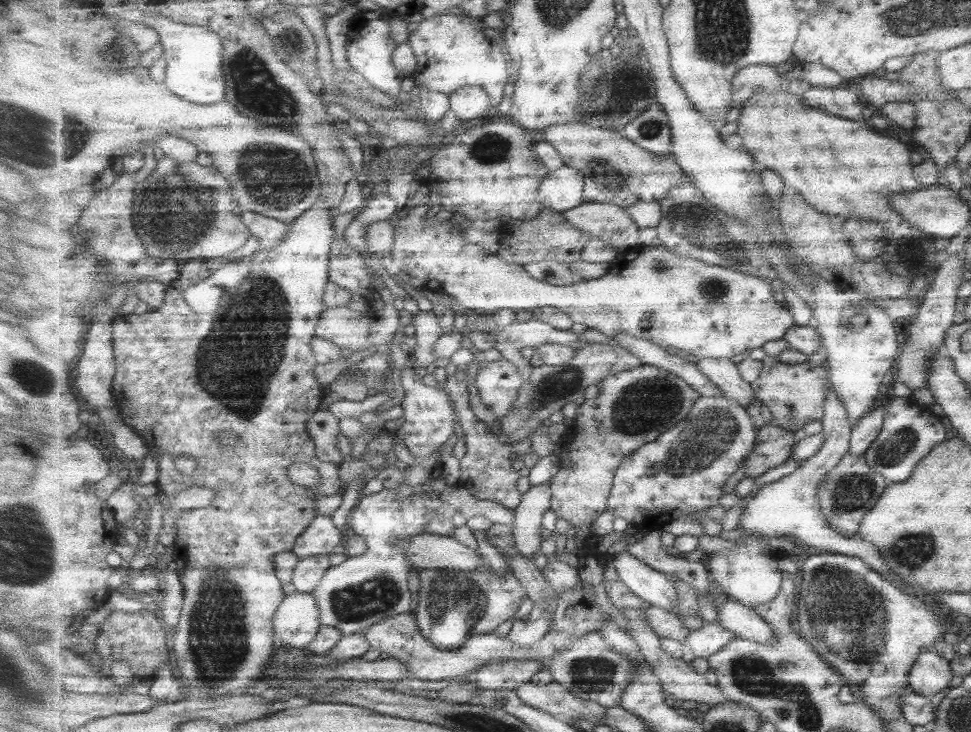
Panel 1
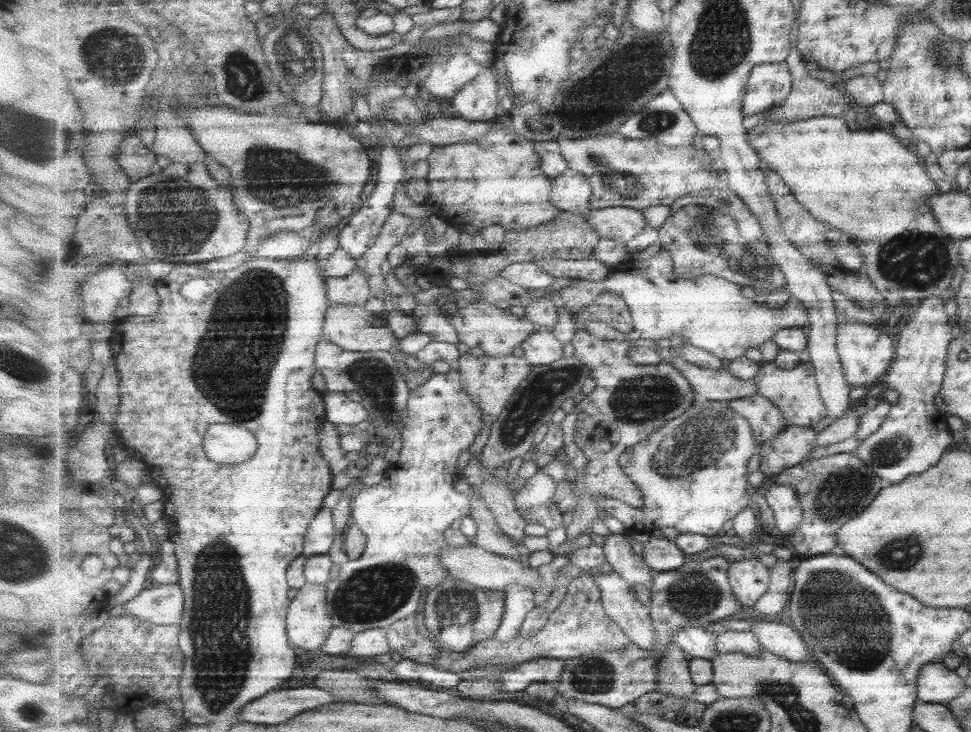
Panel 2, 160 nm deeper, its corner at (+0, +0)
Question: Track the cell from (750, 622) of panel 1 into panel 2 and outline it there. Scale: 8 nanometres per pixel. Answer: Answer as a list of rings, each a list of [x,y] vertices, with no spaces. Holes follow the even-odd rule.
[[[756,621],[750,631],[758,638],[764,650],[791,662],[814,660],[800,632],[785,623]]]

